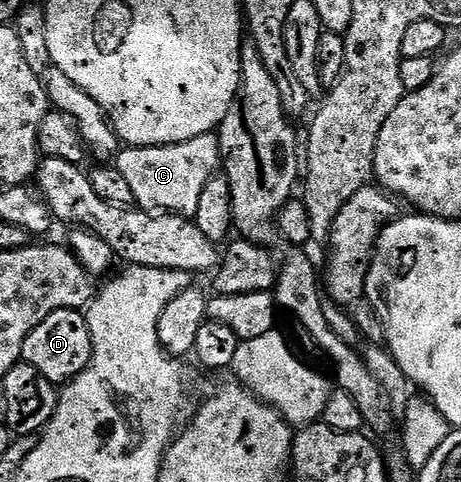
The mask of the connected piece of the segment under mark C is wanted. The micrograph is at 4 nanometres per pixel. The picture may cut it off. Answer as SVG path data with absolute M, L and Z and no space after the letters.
M205 132L179 144L165 144L151 148L123 147L116 157L120 174L128 181L134 203L144 212L173 214L192 218L208 178L219 171L223 163L222 143L214 132Z

